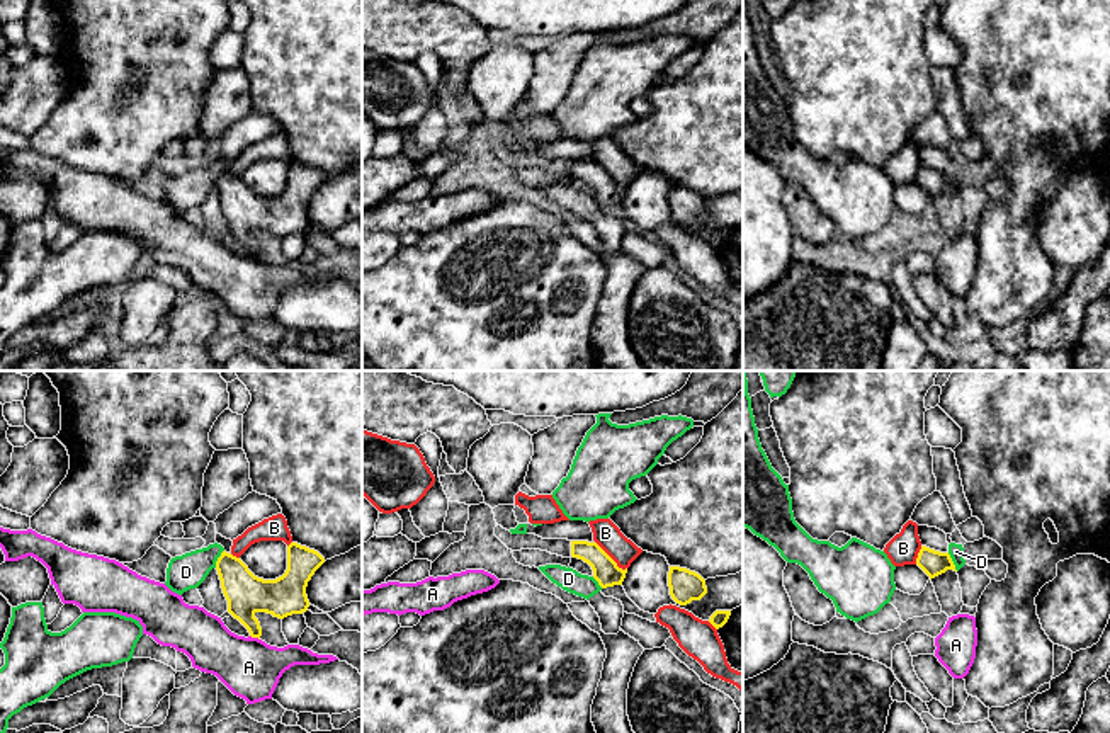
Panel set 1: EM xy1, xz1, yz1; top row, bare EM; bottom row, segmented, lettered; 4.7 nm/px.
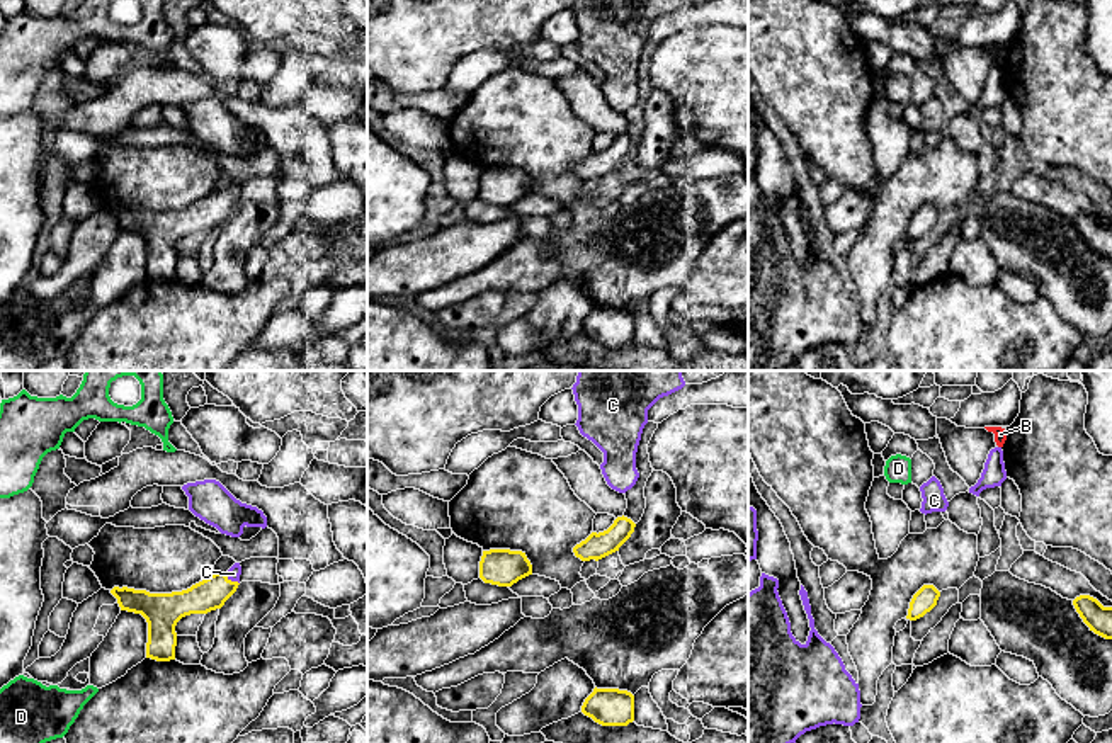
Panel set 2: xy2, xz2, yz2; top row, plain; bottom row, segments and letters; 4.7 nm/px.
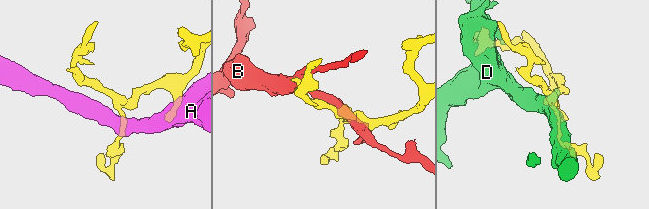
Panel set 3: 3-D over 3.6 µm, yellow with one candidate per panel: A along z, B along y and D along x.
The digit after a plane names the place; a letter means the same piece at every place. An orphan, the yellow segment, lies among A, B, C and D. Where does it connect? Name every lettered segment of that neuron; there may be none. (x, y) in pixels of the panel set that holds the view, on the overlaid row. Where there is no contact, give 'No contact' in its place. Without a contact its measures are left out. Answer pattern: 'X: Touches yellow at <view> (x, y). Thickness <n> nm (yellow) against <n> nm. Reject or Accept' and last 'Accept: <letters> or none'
A: Touches yellow at xy1 (255, 636). Thickness 190 nm (yellow) against 280 nm. Reject
B: Touches yellow at xz1 (611, 558). Thickness 120 nm (yellow) against 120 nm. Reject
C: Touches yellow at xy2 (230, 580). Thickness 150 nm (yellow) against 70 nm. Accept
D: Touches yellow at yz1 (952, 562). Thickness 120 nm (yellow) against 70 nm. Reject
Accept: C

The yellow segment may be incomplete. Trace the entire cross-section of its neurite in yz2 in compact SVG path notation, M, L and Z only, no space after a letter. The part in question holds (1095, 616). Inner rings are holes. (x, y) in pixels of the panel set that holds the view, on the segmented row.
M1090 595L1076 597L1073 605L1090 631L1105 639L1112 639L1112 607L1103 607Z

